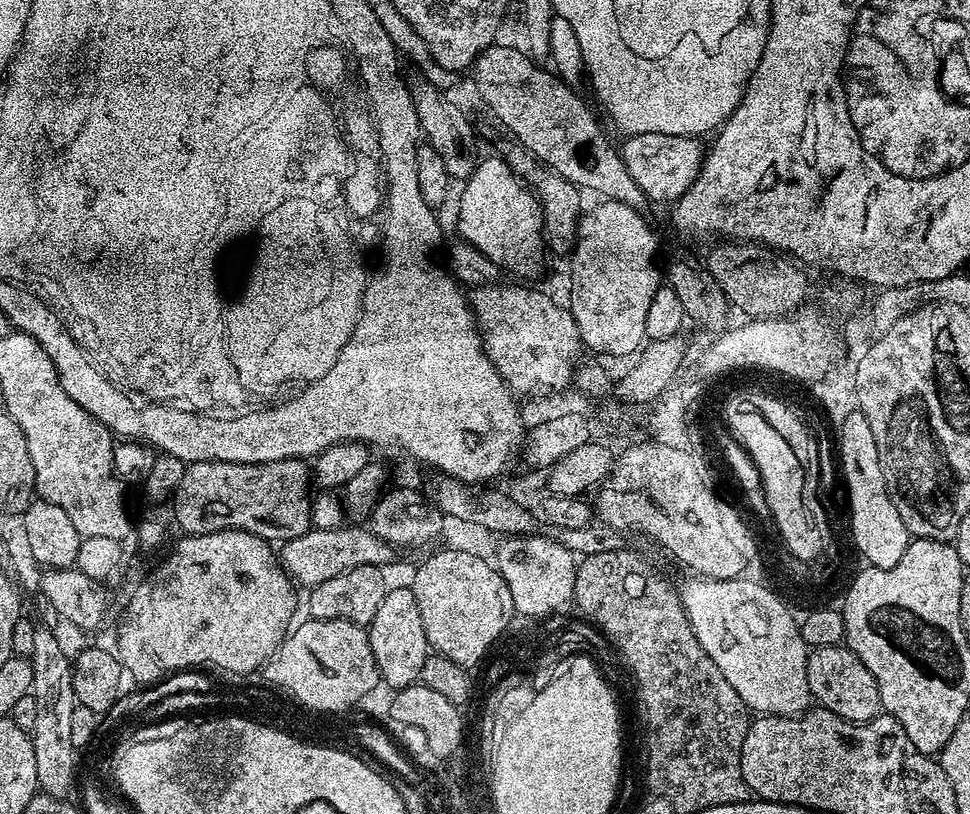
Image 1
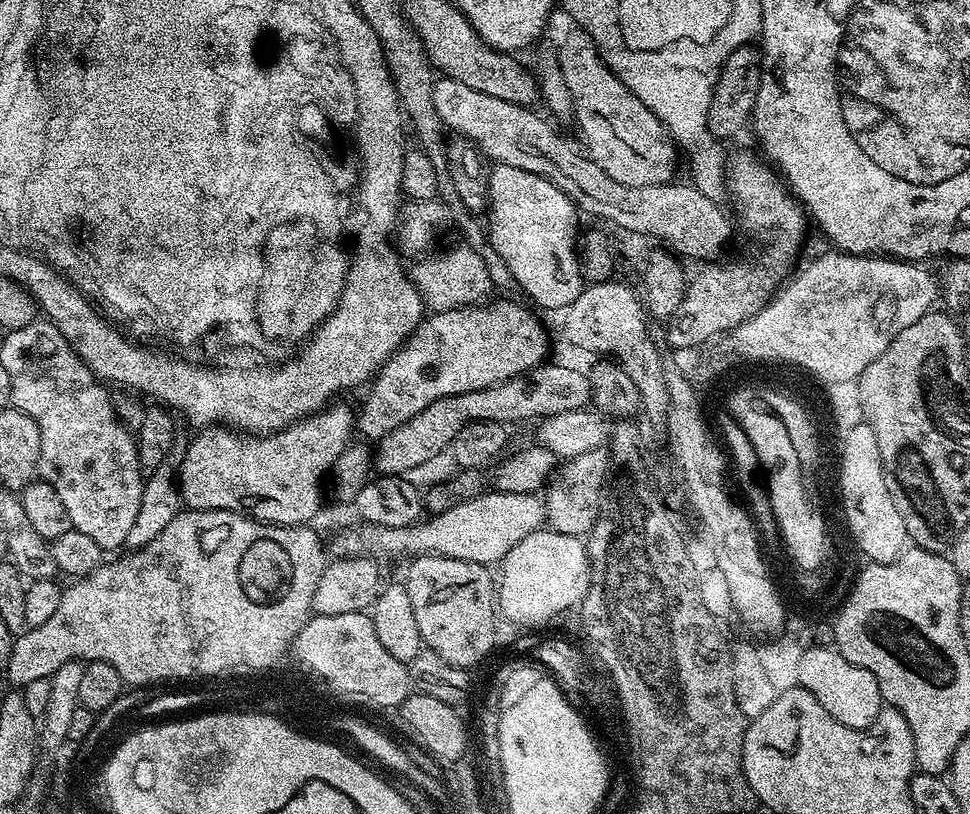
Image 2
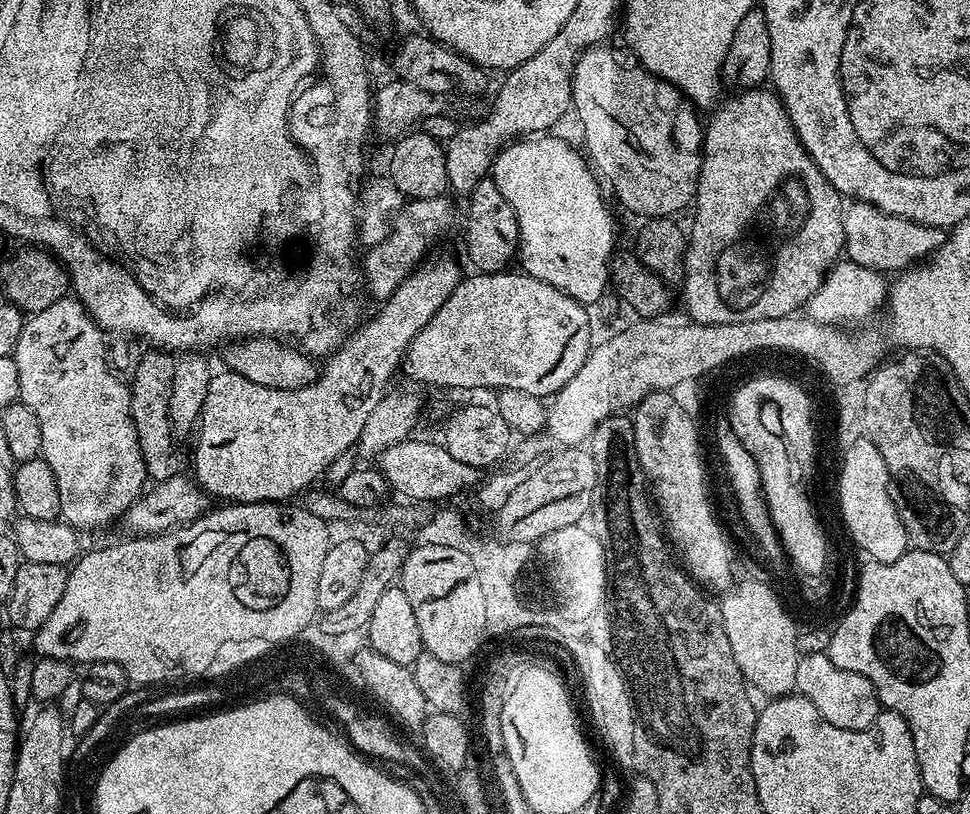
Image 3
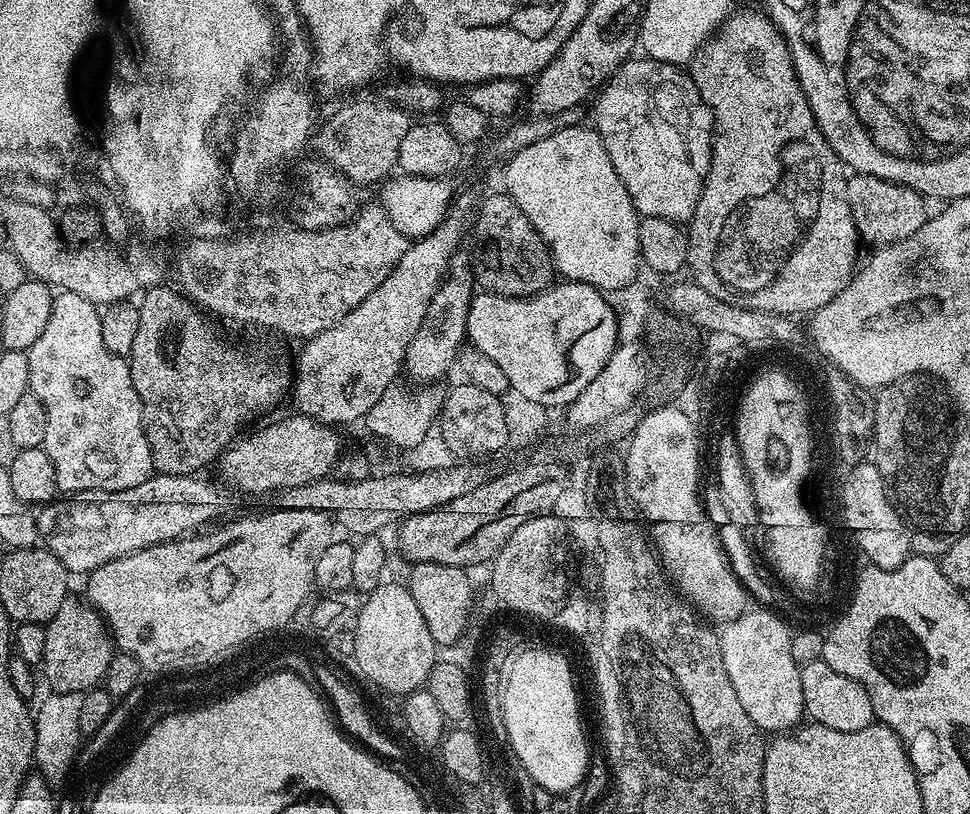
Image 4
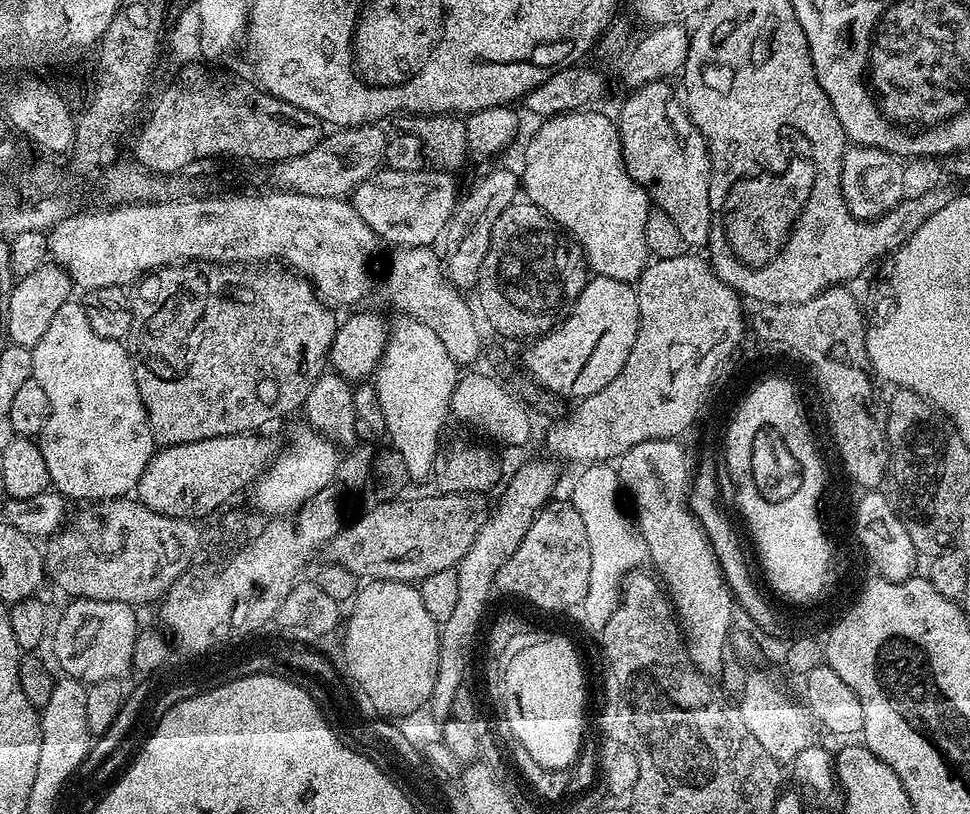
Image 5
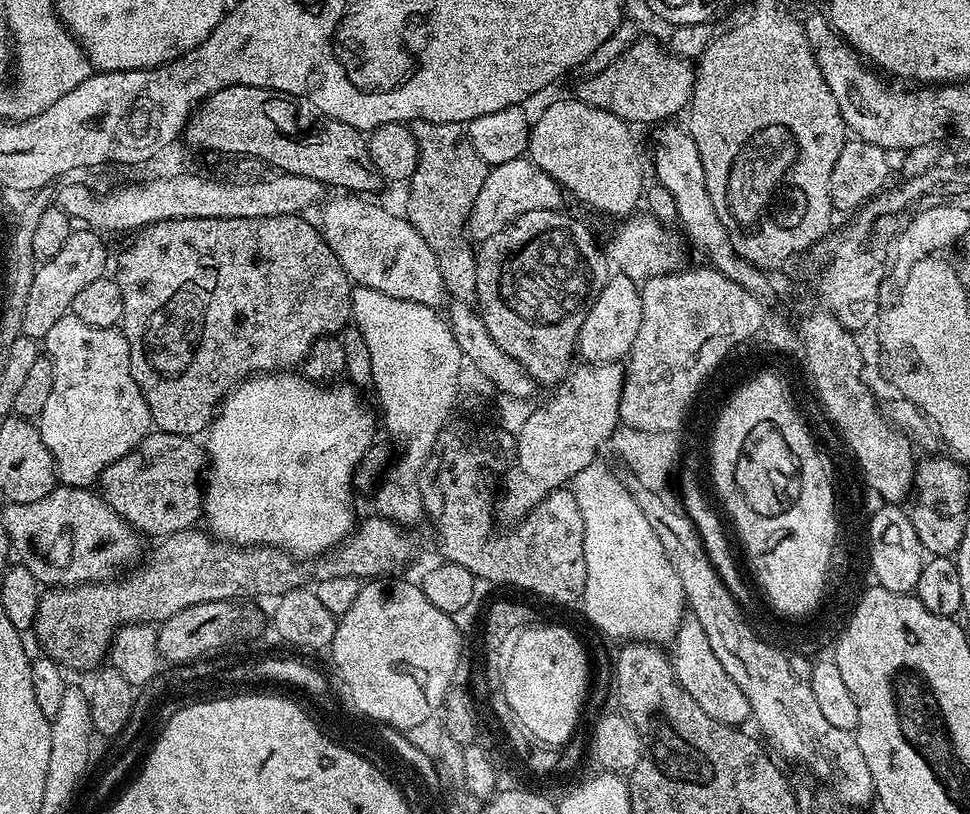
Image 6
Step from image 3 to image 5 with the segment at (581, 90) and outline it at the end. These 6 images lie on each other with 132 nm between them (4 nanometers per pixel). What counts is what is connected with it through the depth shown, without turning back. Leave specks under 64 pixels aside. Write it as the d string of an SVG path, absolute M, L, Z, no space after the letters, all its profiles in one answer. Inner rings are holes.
M663 80L652 81L629 93L620 116L617 115L617 128L627 172L648 191L649 201L670 216L685 243L700 250L708 243L712 225L712 155L708 153L707 139L694 126L677 89L675 92L670 85Z

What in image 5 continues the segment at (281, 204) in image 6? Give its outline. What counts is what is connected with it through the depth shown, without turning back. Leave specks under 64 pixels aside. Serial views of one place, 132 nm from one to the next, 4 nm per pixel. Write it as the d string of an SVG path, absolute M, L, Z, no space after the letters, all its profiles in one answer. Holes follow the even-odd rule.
M385 167L377 169L372 176L364 179L350 194L350 203L358 211L358 216L372 230L377 239L392 244L395 247L424 246L431 247L443 235L449 218L460 200L460 189L458 190L455 176L451 171L445 169L423 168L418 171L394 170Z

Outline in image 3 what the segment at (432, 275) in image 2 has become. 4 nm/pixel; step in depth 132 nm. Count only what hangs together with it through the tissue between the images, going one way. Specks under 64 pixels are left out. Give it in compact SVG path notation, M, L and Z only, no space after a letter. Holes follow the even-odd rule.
M447 195L434 198L422 198L421 200L408 200L400 213L396 215L396 221L392 224L392 233L383 240L367 249L363 254L364 268L362 264L362 280L368 283L368 288L377 296L377 301L383 302L398 290L398 286L407 276L412 275L416 265L425 259L428 247L439 236L444 236L452 228L452 219L456 216L456 208L448 201Z

